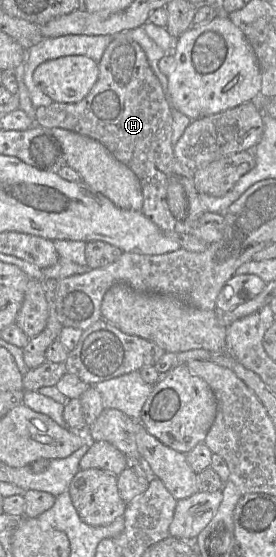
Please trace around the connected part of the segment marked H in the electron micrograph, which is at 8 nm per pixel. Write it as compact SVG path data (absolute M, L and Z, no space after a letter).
M119 33L116 35L111 35L113 38L106 47L100 62L99 66L99 76L98 80L89 92L89 94L77 103L57 103L53 102L49 106L41 106L36 108L36 120L35 123L38 126L42 126L45 128L62 128L75 133L78 133L83 136L87 136L94 140L100 142L103 146L105 146L108 151L116 158L118 161L126 165L130 168L135 175L138 177L143 194L143 214L148 217L151 221L153 221L156 225L159 226L161 230L172 230L180 233L192 234L194 229L194 224L198 221L198 219L207 211L202 207L199 200L199 192L197 191L194 185L194 172L186 167L183 167L178 160L174 156L174 146L172 145L172 135L173 135L173 117L171 114L169 103L167 102L162 86L152 71L145 52L141 48L141 46L136 43L134 40L130 39L125 33Z

